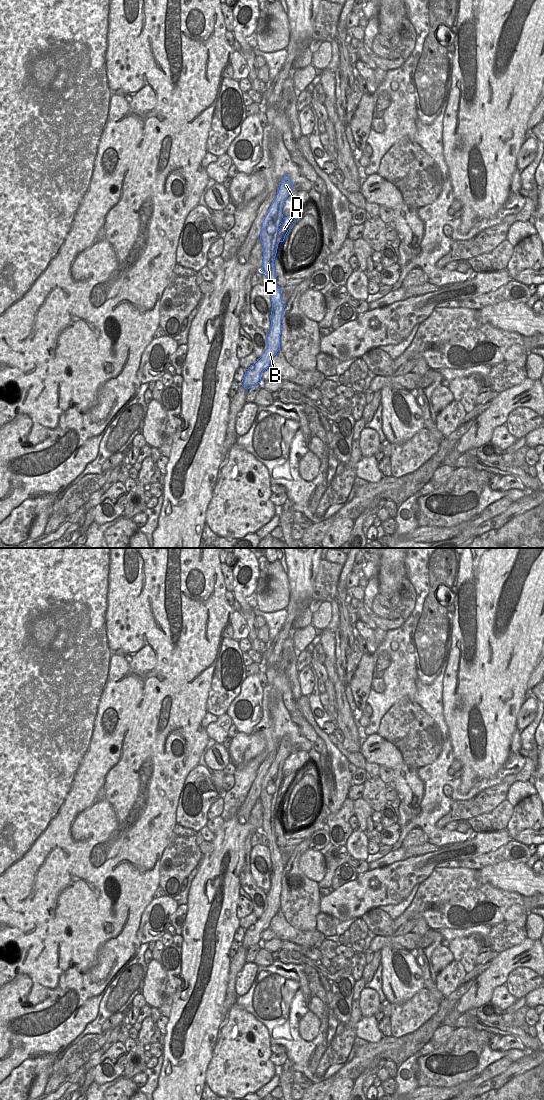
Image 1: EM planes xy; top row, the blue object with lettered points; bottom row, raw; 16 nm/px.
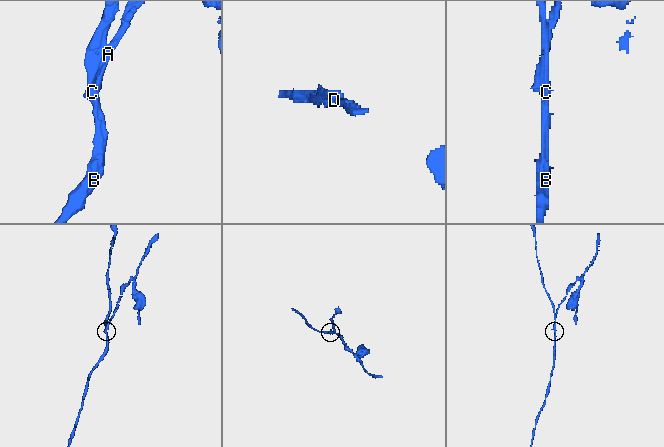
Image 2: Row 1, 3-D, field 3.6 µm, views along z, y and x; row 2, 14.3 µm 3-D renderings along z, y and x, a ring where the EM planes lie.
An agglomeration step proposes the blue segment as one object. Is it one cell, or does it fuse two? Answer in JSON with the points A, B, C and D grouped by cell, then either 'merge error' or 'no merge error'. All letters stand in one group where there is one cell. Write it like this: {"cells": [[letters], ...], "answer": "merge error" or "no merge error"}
{"cells": [["A"], ["B", "C", "D"]], "answer": "merge error"}

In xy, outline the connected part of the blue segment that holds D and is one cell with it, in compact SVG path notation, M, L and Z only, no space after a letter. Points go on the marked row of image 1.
M285 174L282 177L281 182L279 184L277 195L274 201L272 202L262 222L260 240L263 246L263 264L262 264L262 269L260 271L265 273L269 280L268 288L270 290L270 297L272 302L272 311L270 315L271 327L270 327L270 330L266 333L266 338L267 338L266 350L263 352L261 357L257 359L257 361L253 365L251 365L248 369L245 370L244 378L241 382L241 385L247 390L251 388L253 385L261 383L262 372L268 368L272 358L276 355L276 353L280 349L281 319L282 319L282 313L285 306L282 304L280 288L276 283L274 260L275 260L275 256L276 256L277 248L279 244L277 240L278 233L279 233L278 229L280 228L280 224L282 223L282 220L283 220L282 208L286 198L291 194L291 187L293 185L295 184L291 182L289 175Z

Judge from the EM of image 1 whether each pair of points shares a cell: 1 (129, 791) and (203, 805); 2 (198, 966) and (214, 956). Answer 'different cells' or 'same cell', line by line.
1: different cells
2: same cell

